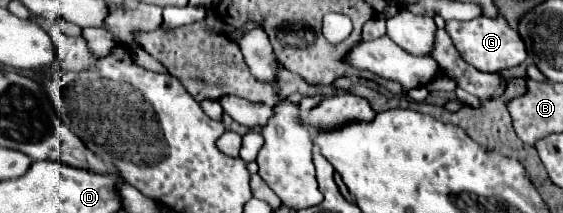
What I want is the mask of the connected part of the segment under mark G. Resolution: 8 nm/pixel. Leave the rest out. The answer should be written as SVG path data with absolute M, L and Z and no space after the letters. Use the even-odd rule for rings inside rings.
M481 16L481 18L469 20L469 22L447 20L445 32L453 40L453 46L457 48L461 58L481 72L491 72L491 74L501 72L505 68L521 64L527 58L527 50L525 50L525 44L523 44L519 32L515 28L511 28L503 16L495 16L495 18Z

